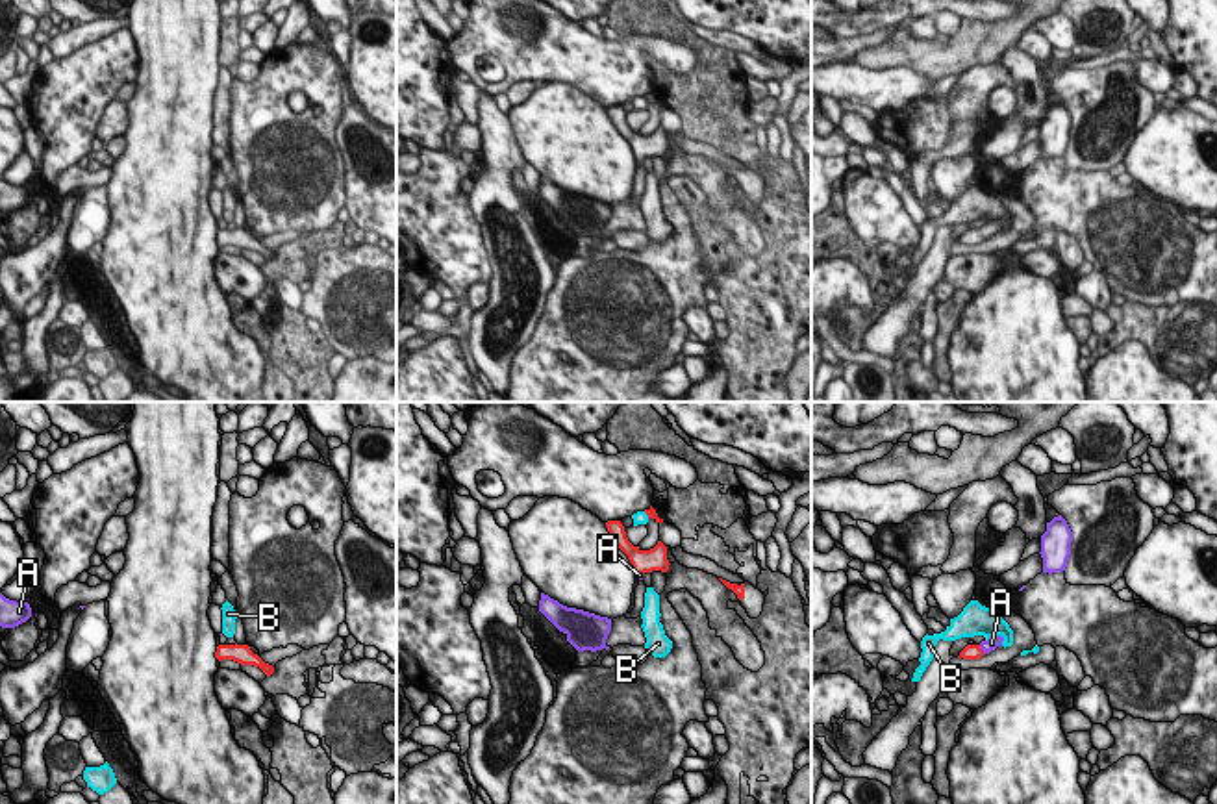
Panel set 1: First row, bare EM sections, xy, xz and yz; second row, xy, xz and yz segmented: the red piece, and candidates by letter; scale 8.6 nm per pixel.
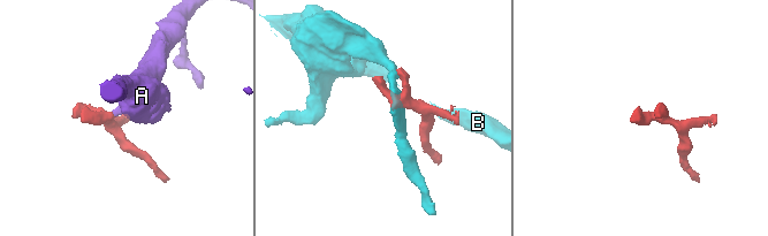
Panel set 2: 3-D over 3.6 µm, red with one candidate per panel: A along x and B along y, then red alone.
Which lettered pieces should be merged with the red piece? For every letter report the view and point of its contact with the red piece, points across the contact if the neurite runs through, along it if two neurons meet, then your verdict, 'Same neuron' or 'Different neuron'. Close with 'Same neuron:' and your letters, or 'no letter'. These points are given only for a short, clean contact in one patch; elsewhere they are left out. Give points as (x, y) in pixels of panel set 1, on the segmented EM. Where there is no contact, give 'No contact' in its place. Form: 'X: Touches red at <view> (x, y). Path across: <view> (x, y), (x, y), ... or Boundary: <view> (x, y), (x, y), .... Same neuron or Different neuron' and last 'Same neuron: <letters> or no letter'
A: Touches red at yz (980, 649). Path across: yz (971, 651), (980, 649), (991, 643). Same neuron
B: Touches red at xz (647, 514). Boundary: xz (643, 512), (649, 517). Different neuron
Same neuron: A

